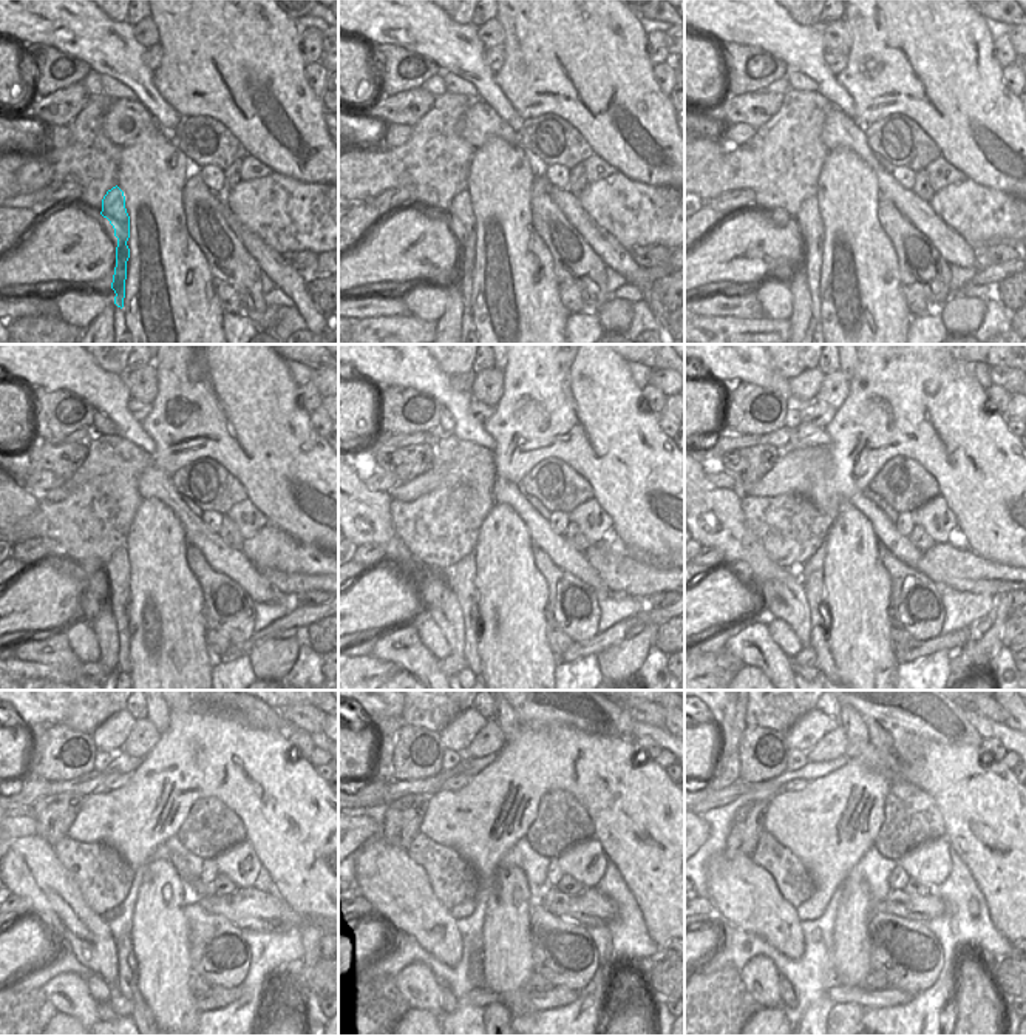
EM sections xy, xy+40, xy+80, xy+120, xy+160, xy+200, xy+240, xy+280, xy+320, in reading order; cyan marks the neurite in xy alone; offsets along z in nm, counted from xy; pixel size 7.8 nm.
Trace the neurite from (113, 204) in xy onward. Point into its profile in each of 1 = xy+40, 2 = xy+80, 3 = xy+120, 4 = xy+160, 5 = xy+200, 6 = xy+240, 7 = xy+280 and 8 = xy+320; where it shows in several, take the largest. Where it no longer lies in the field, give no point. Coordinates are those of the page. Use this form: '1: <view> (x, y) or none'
1: xy+40 (462, 220)
2: xy+80 (808, 220)
3: xy+120 (118, 573)
4: xy+160 (464, 573)
5: xy+200 (813, 584)
6: xy+240 (127, 981)
7: xy+280 (490, 1004)
8: xy+320 (836, 1004)

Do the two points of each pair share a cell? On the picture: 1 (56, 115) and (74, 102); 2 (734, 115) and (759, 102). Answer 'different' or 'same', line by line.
1: same
2: same

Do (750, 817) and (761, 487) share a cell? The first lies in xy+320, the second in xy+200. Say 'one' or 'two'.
two

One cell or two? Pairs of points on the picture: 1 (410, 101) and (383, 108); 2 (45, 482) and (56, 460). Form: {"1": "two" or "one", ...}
{"1": "one", "2": "two"}

